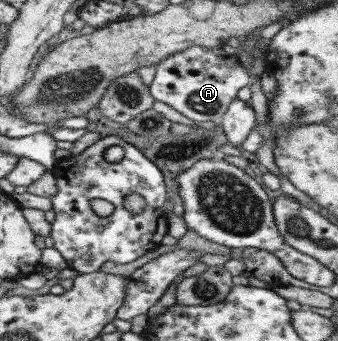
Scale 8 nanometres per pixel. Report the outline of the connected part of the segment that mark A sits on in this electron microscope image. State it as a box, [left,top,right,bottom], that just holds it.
[149,43,251,124]

